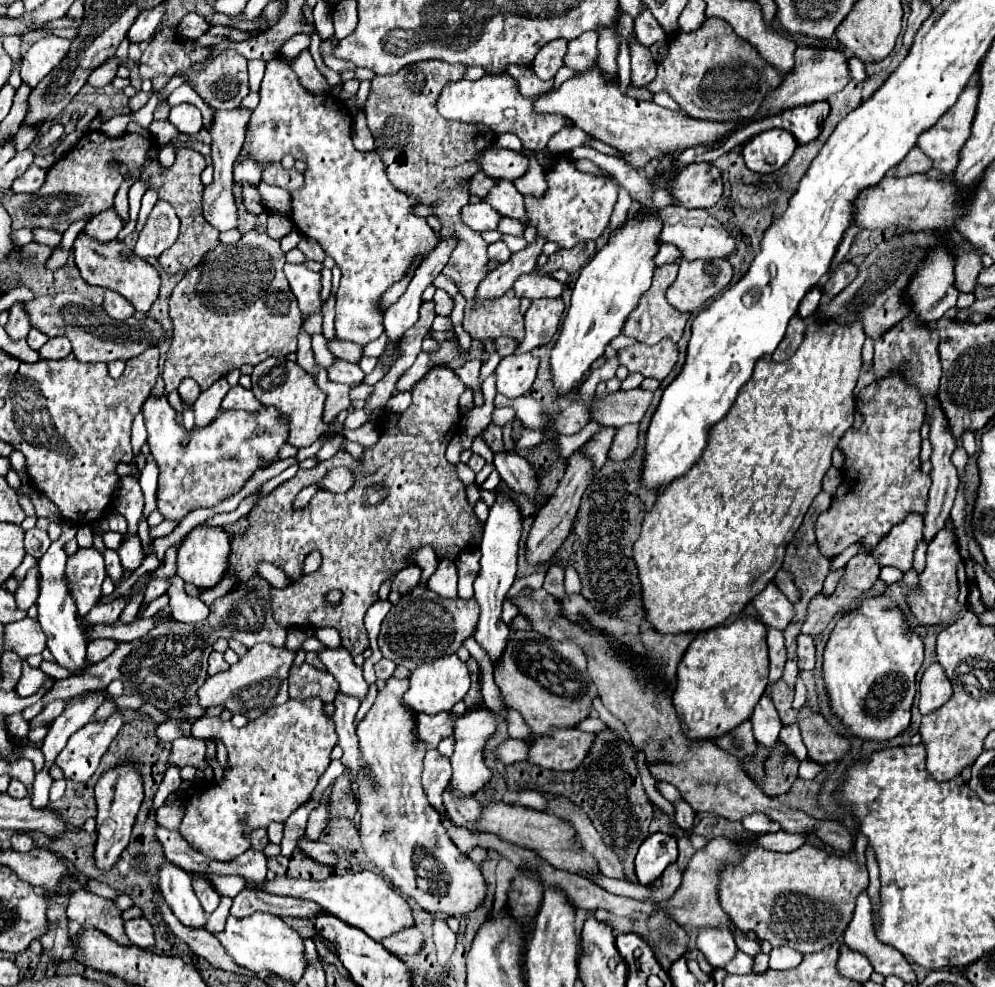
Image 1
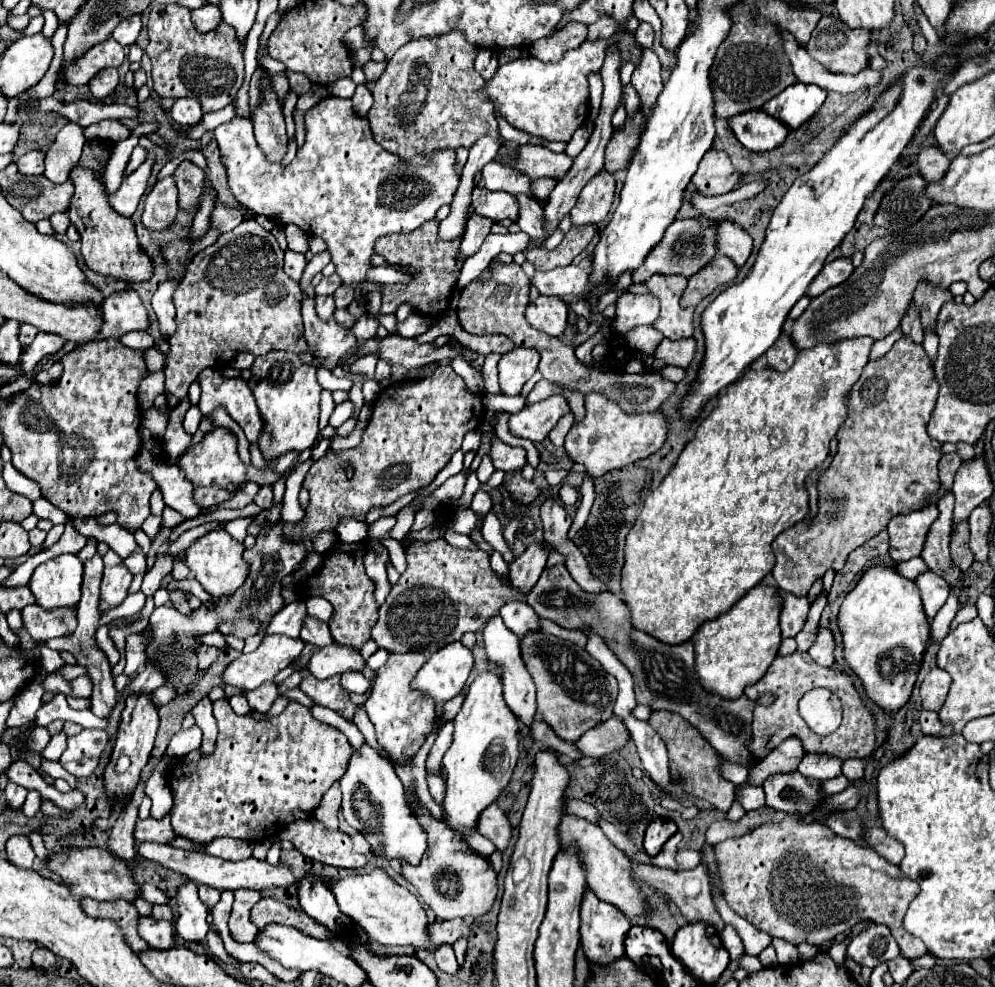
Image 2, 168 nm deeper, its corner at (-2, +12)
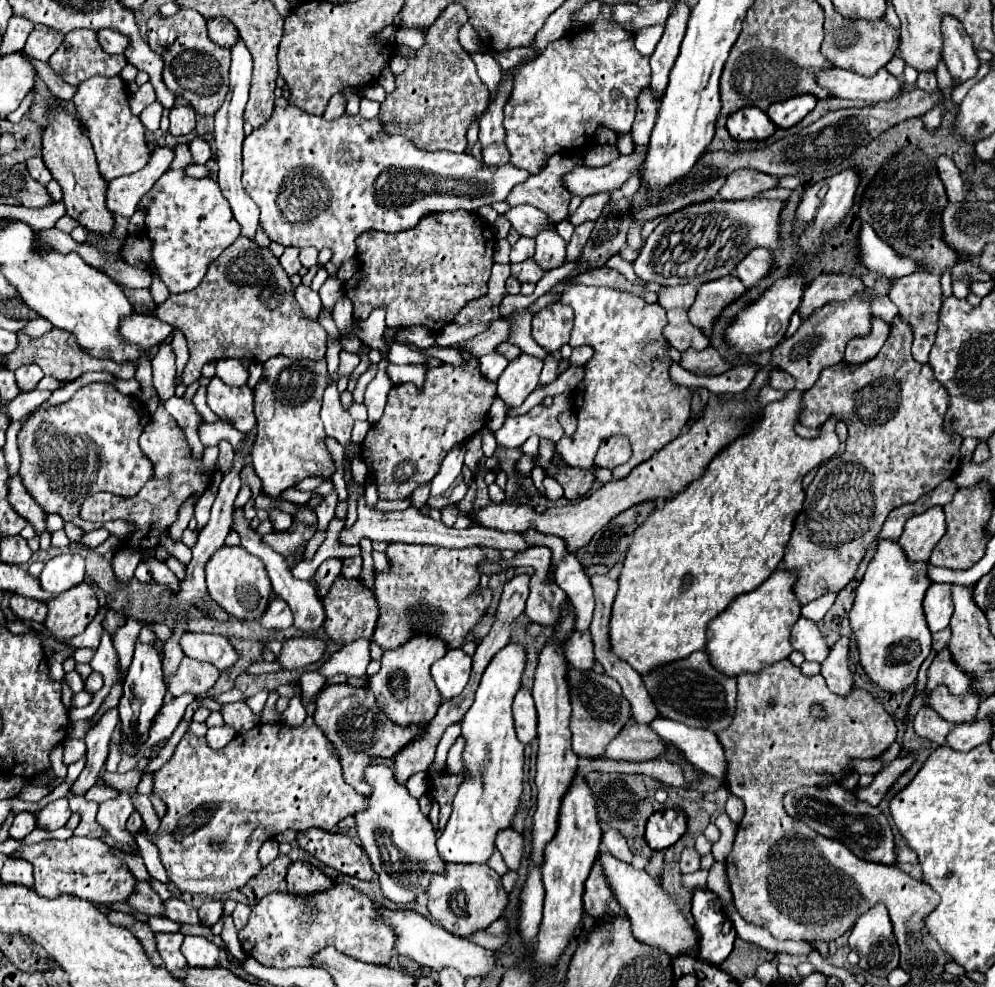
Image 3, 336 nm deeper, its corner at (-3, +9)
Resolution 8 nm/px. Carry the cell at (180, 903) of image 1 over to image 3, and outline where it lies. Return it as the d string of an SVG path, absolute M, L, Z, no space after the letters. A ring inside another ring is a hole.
M186 936L182 944L182 954L188 960L188 966L196 968L214 968L220 960L220 950L216 944L208 942L206 938Z

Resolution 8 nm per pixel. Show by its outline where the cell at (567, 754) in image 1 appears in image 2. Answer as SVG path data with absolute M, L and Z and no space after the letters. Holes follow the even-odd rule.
M611 717L585 731L583 737L579 737L579 741L575 741L573 745L585 757L601 757L605 753L621 749L627 743L627 739L629 739L629 731L625 723L619 717Z

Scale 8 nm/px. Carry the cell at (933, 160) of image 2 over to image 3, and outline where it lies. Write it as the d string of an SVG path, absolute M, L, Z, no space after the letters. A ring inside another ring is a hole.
M940 156L938 162L936 162L936 166L938 166L938 172L940 172L940 180L946 186L948 200L950 202L962 202L962 200L966 200L964 178L962 178L962 172L958 170L958 166L954 164L954 160L948 158L948 156Z

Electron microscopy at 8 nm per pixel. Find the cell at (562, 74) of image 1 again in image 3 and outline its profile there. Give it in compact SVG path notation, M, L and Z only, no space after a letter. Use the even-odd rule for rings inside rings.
M608 4L600 8L600 16L584 28L570 30L568 36L548 44L548 48L516 74L516 84L512 96L504 106L504 130L506 130L506 148L510 152L510 164L538 174L550 156L560 152L574 152L588 148L594 140L598 126L606 126L616 136L628 134L634 122L638 108L638 96L648 88L650 64L648 56L640 56L634 48L634 34L624 30L612 18Z

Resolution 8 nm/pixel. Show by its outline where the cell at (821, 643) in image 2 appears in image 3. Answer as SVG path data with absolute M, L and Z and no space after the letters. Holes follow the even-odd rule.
M842 636L842 640L836 642L836 646L832 646L828 660L824 660L822 664L822 676L826 680L826 686L830 692L838 696L848 696L856 686L854 674L848 666L848 646L850 646L850 638Z

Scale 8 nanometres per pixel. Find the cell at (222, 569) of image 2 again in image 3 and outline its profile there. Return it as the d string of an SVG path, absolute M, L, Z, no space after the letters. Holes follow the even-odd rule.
M224 546L220 548L220 552L216 552L216 556L212 556L212 560L208 560L206 584L214 602L222 606L230 616L242 622L252 622L262 618L262 614L268 608L268 598L272 594L272 584L268 580L264 564L260 564L256 556L244 552L244 548L238 546L232 548Z

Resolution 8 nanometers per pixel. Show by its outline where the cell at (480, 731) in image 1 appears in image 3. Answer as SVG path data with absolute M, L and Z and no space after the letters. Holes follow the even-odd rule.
M524 644L504 646L488 664L476 690L476 700L462 720L462 736L466 740L464 770L470 770L470 776L460 784L452 816L438 838L438 852L446 862L486 864L496 850L496 834L510 828L518 812L524 790L524 744L516 740L512 702L522 686L526 660Z

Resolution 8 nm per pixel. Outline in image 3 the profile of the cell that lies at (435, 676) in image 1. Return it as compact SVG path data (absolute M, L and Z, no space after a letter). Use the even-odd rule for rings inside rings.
M460 648L448 650L444 658L432 664L432 678L444 700L454 698L464 690L470 678L470 670L472 670L472 656L468 656Z

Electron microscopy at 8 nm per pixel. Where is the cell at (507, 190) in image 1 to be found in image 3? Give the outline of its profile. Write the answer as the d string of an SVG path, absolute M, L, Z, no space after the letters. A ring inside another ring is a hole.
M554 226L546 228L544 232L540 232L540 236L536 236L534 262L546 272L566 264L566 242L556 234Z

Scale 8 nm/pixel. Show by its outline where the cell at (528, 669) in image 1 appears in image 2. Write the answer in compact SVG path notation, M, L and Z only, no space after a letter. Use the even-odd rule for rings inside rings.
M531 631L531 633L525 633L525 637L521 639L521 657L523 657L523 663L525 663L527 671L531 673L533 681L537 685L537 713L541 713L543 721L561 739L573 743L587 729L591 729L593 725L597 725L597 723L601 723L613 715L613 705L617 699L617 679L611 673L607 673L603 669L603 665L597 659L593 659L579 645L575 645L571 641L569 641L569 647L565 647L563 641L551 643L543 631Z

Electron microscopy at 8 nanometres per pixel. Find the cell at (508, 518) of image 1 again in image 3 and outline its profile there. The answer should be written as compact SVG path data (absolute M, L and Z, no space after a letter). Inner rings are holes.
M520 688L514 700L514 720L516 734L522 744L530 744L536 738L536 708L530 690Z

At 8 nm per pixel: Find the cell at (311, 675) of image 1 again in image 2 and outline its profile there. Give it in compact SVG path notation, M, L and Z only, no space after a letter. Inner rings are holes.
M301 667L299 671L303 675L303 679L299 683L299 689L303 693L307 693L317 705L323 705L323 707L329 707L337 713L343 713L343 717L347 721L353 719L355 705L349 701L349 693L345 693L339 683L341 675L335 675L329 679L317 679L317 677L311 677L307 667Z

